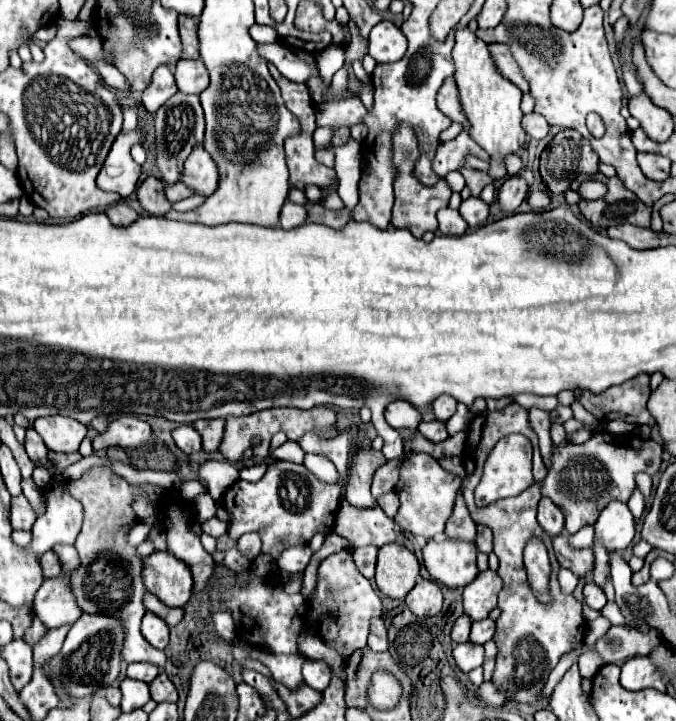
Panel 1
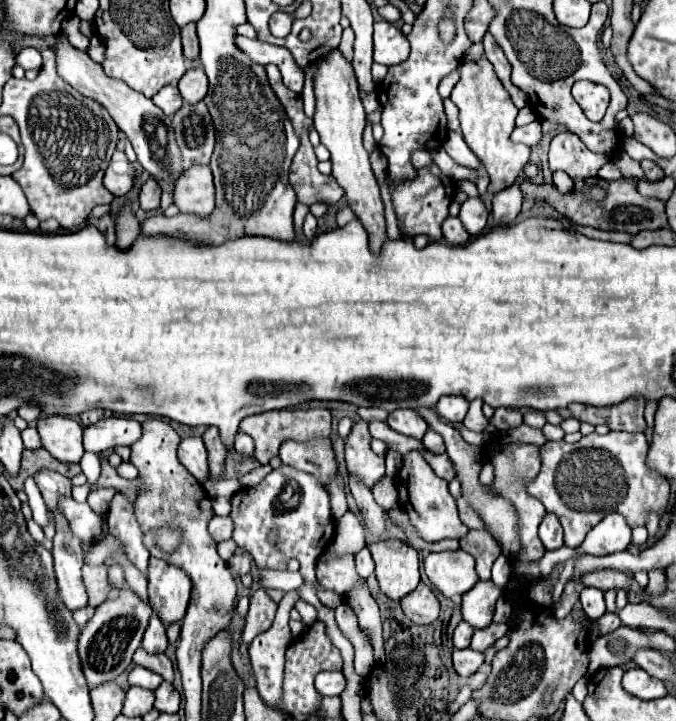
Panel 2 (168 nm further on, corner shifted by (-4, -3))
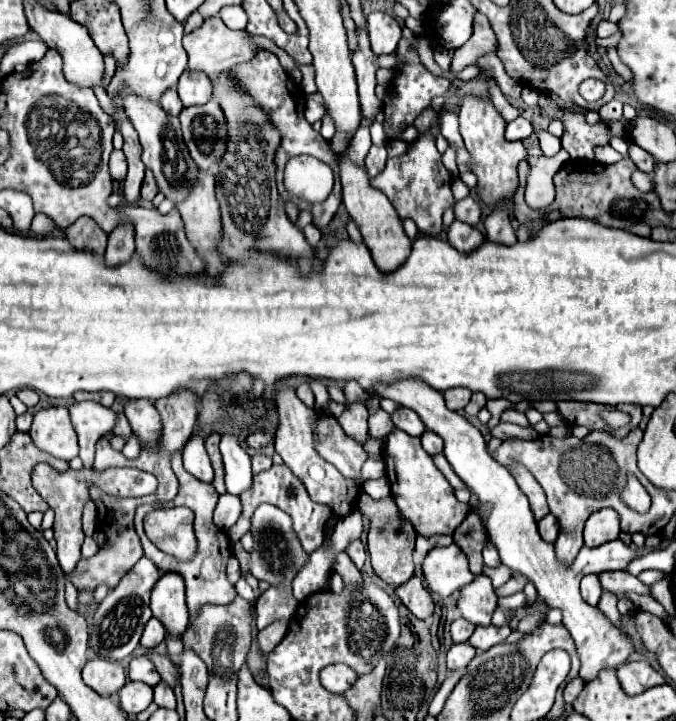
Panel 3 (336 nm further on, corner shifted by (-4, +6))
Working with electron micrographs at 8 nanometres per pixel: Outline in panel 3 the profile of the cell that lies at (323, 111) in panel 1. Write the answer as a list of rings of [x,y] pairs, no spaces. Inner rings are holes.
[[[362,125],[356,135],[352,137],[352,159],[358,159],[360,165],[364,165],[364,157],[368,153],[368,149],[372,147],[372,141],[370,141],[370,127]]]

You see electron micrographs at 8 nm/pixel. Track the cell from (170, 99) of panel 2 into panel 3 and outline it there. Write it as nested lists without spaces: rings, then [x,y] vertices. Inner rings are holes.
[[[170,87],[162,97],[160,97],[160,105],[164,107],[164,111],[168,111],[170,115],[178,115],[182,111],[182,101],[176,93],[176,87]]]

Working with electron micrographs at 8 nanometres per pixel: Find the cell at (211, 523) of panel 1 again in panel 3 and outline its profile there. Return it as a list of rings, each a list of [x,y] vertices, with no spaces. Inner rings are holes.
[[[224,493],[220,495],[220,501],[216,505],[216,511],[214,511],[214,523],[216,527],[220,527],[222,531],[228,531],[240,517],[242,513],[242,505],[240,505],[240,499],[236,495],[230,495],[230,493]]]

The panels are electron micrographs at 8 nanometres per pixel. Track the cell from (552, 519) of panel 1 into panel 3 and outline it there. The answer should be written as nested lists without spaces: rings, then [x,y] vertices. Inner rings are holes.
[[[548,513],[542,521],[538,521],[538,531],[540,531],[544,541],[554,543],[556,537],[558,537],[558,521],[556,521],[556,517],[552,513]]]

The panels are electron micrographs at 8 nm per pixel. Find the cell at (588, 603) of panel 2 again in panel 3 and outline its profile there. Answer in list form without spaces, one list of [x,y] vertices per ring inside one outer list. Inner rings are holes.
[[[586,575],[582,579],[582,597],[588,601],[588,605],[596,607],[598,601],[600,601],[600,595],[602,595],[602,587],[600,587],[600,581],[598,581],[598,575]]]

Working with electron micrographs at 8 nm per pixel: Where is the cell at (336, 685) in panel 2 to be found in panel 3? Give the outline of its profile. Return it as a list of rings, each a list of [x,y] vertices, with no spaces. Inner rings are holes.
[[[328,665],[320,671],[320,683],[330,693],[344,693],[356,679],[358,675],[348,665]]]

